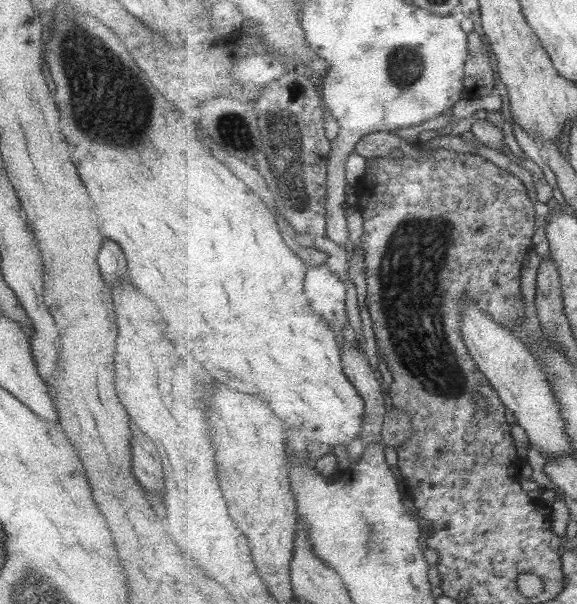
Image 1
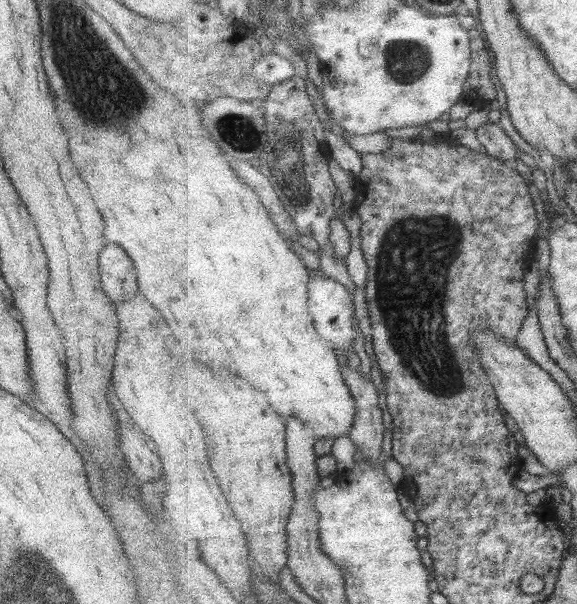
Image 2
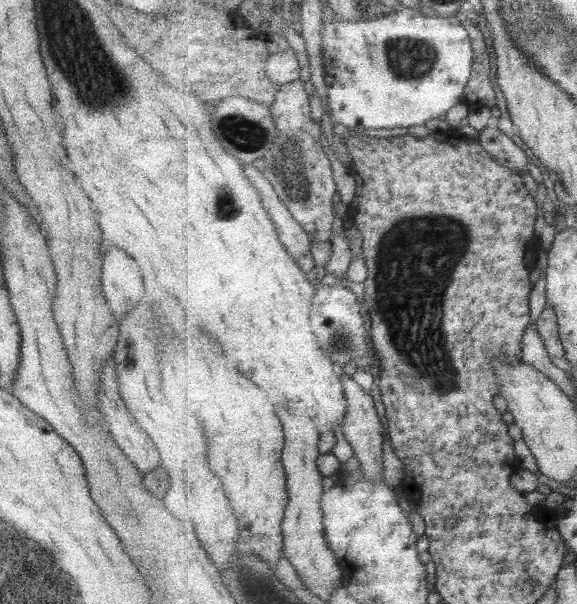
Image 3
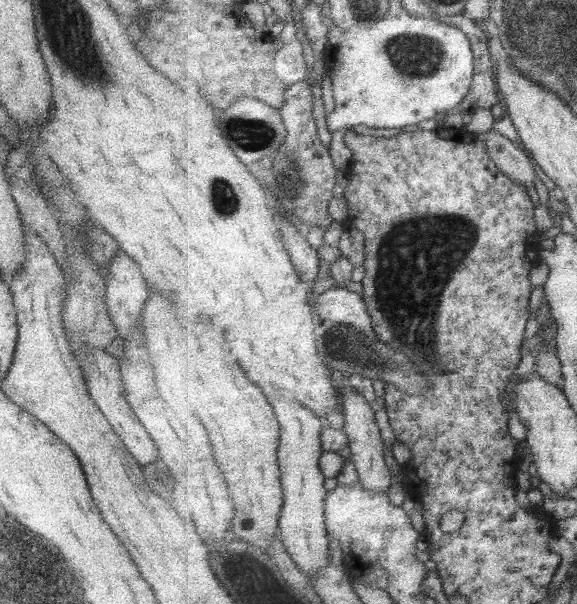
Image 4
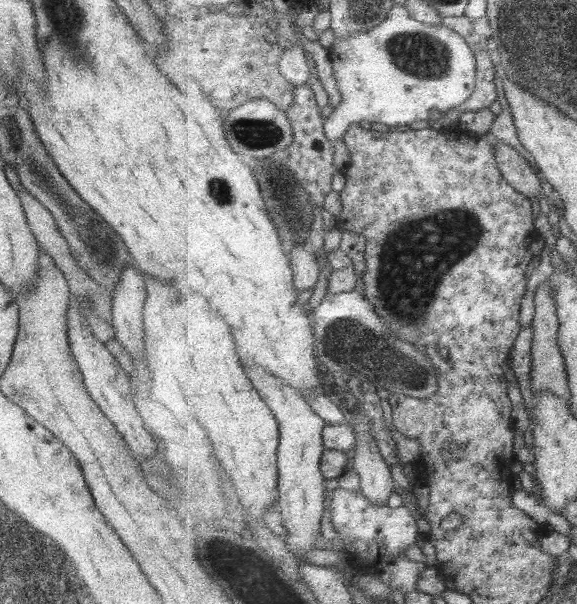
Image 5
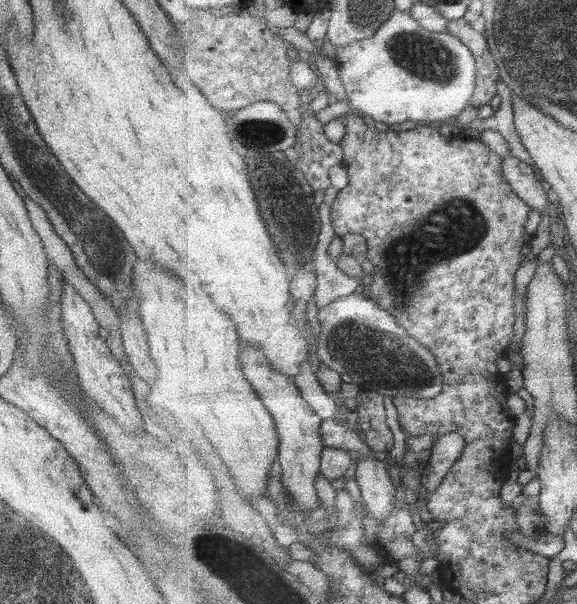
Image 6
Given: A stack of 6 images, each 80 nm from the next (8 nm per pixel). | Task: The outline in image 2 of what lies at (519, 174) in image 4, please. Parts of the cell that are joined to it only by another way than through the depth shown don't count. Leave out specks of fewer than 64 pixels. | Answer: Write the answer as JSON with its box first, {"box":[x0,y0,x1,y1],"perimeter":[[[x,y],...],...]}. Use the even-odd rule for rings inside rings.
{"box":[477,123,519,165],"perimeter":[[[487,123],[485,126],[481,125],[477,130],[477,139],[487,153],[510,165],[519,156],[515,141],[499,124]]]}

